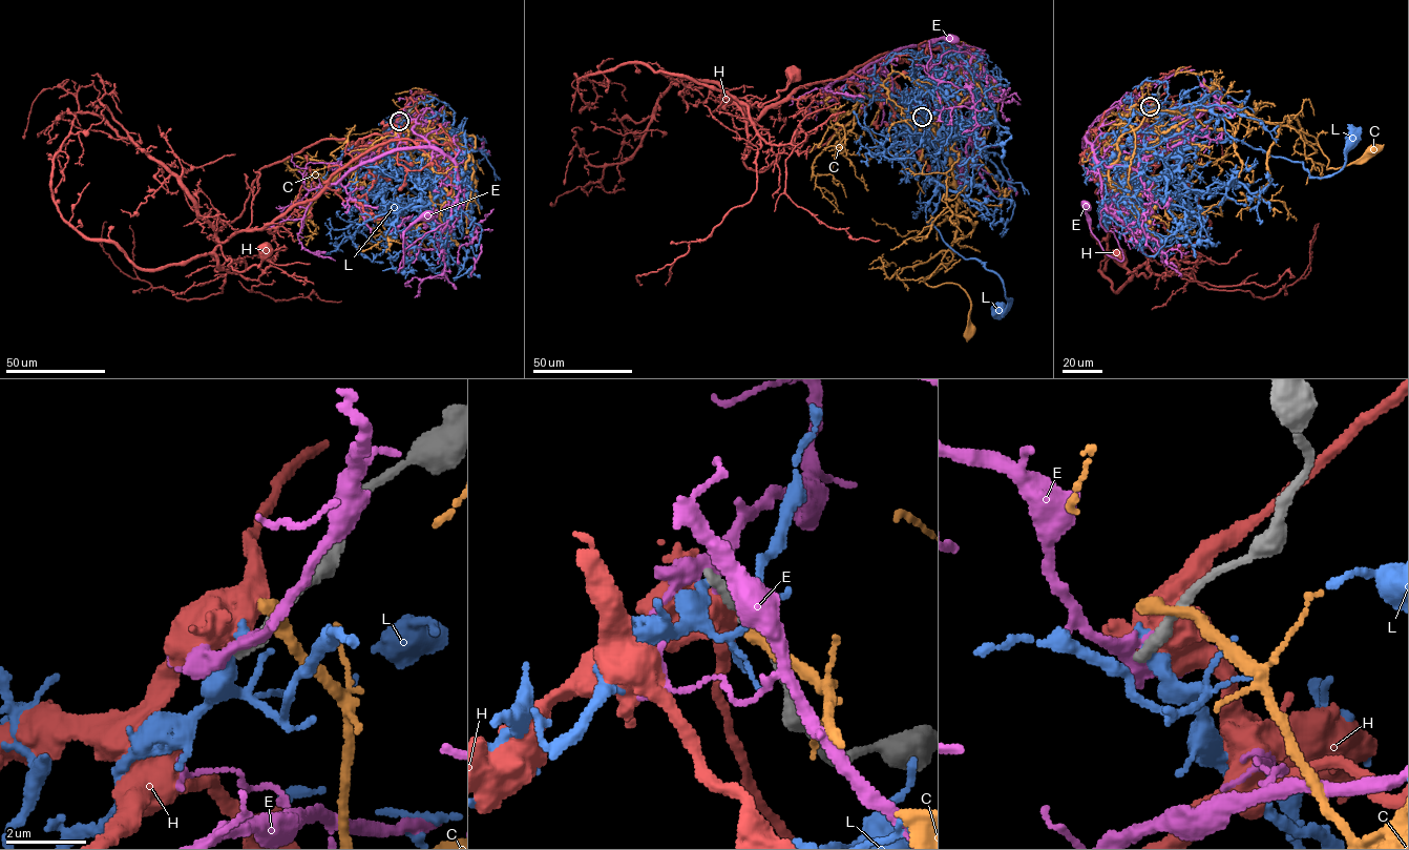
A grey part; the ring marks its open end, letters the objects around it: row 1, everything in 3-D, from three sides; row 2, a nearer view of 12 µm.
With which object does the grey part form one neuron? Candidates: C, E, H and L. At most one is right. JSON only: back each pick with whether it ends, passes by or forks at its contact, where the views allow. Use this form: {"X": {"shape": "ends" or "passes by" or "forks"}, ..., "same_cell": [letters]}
{"same_cell": []}

